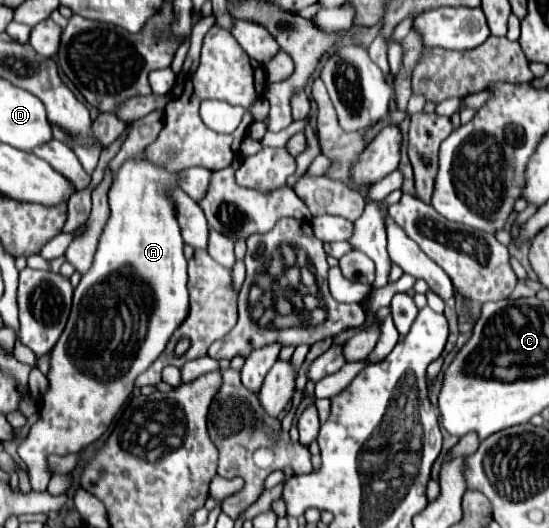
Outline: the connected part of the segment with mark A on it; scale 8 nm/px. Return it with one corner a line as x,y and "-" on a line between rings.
145,152
129,156
113,176
113,186
109,190
111,216
99,238
93,266
81,276
81,282
75,288
69,322
51,350
51,370
47,374
49,390
39,410
41,418
31,426
29,436
19,446
19,456
27,464
27,474
35,492
45,492
49,484
51,472
47,468
47,456
79,452
95,442
109,428
111,420
131,394
135,378
159,358
171,334
187,316
185,244
177,222
177,206
169,196
171,190
181,188
181,176
181,170
171,172
165,164
149,160

